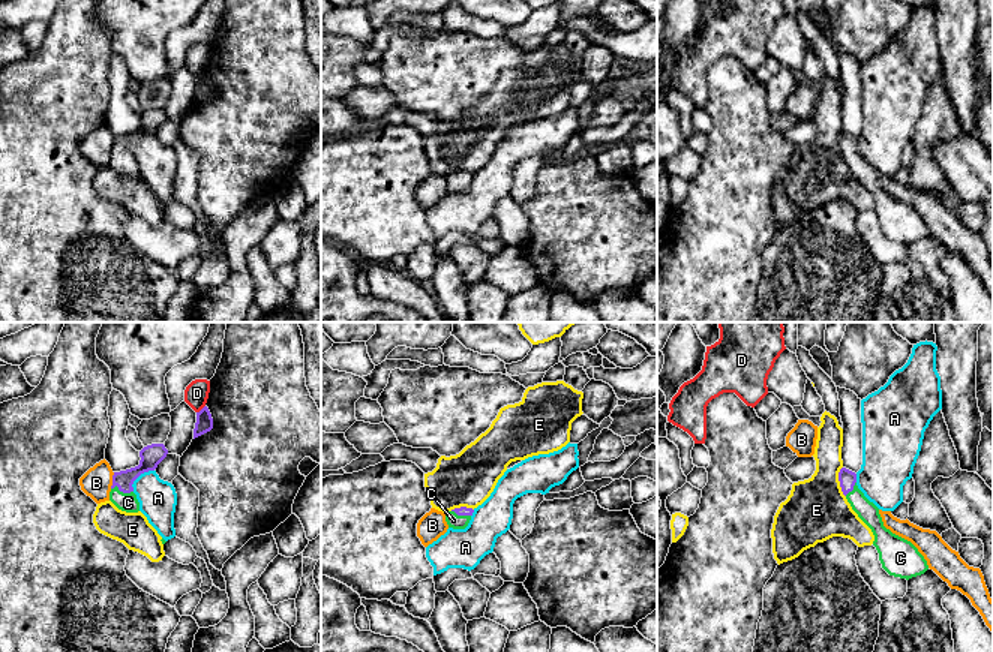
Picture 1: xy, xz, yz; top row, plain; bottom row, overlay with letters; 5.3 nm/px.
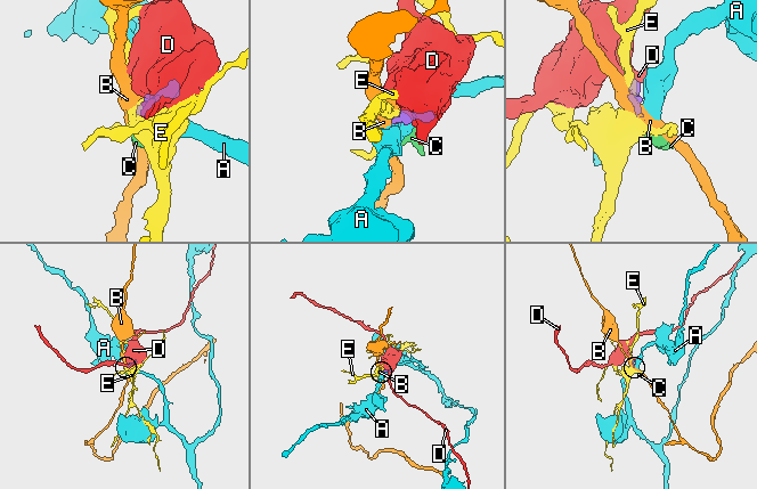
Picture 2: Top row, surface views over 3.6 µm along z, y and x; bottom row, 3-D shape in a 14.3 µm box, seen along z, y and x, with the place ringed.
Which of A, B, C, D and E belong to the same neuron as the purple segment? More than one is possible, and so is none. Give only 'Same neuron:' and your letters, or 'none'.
Same neuron: C

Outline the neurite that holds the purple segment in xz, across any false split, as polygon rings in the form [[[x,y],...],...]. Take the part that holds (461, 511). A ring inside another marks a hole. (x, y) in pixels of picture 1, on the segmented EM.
[[[460,507],[446,513],[446,522],[448,528],[453,529],[465,529],[471,520],[474,510]]]

